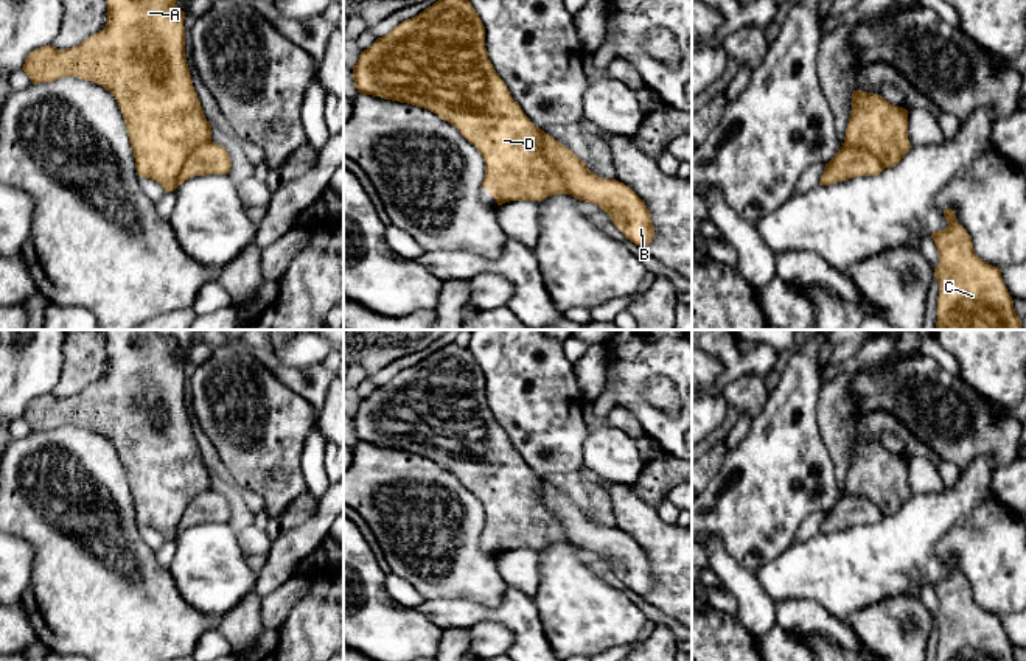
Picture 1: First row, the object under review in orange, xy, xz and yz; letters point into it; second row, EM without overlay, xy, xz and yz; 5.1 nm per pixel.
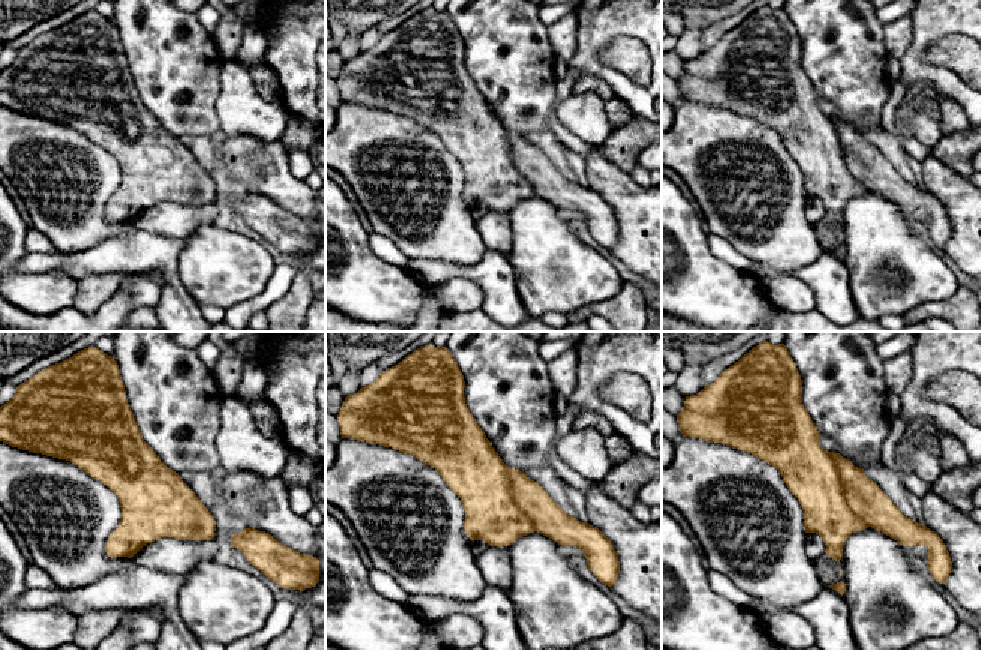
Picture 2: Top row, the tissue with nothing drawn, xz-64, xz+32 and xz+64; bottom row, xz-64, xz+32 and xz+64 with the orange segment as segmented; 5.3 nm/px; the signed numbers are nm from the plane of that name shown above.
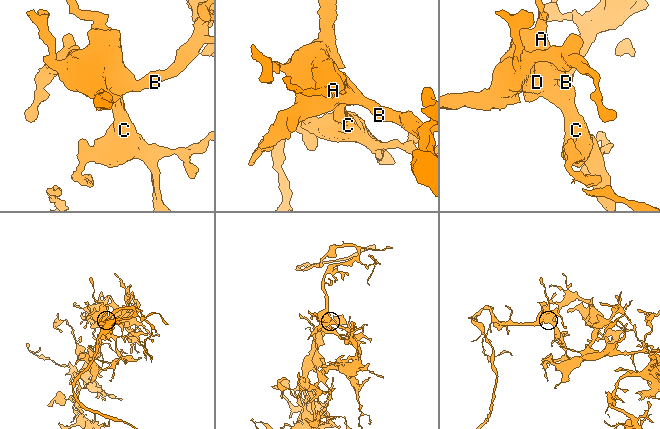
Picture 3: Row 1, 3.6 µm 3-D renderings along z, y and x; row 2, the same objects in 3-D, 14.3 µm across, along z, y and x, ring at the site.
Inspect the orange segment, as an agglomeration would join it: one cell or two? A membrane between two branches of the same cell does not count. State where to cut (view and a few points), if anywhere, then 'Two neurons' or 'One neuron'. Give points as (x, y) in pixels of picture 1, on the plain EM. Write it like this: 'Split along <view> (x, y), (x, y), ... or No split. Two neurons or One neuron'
No split. One neuron

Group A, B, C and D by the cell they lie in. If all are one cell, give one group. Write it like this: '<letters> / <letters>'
A B C D

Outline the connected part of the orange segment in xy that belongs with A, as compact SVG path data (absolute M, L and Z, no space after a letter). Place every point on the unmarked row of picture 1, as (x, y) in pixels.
M157 330L99 331L106 339L106 376L67 398L40 395L30 401L22 418L33 432L76 425L112 440L138 524L155 529L165 541L194 524L229 523L230 504L211 488L211 474L193 435L185 406L185 361L176 353L176 341Z

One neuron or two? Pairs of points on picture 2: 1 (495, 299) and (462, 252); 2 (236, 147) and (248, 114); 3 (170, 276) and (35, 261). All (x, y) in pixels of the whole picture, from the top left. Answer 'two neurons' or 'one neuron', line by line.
1: two neurons
2: two neurons
3: one neuron

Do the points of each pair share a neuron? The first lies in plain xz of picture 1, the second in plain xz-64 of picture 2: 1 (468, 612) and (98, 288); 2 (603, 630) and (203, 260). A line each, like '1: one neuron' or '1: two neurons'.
1: two neurons
2: one neuron

